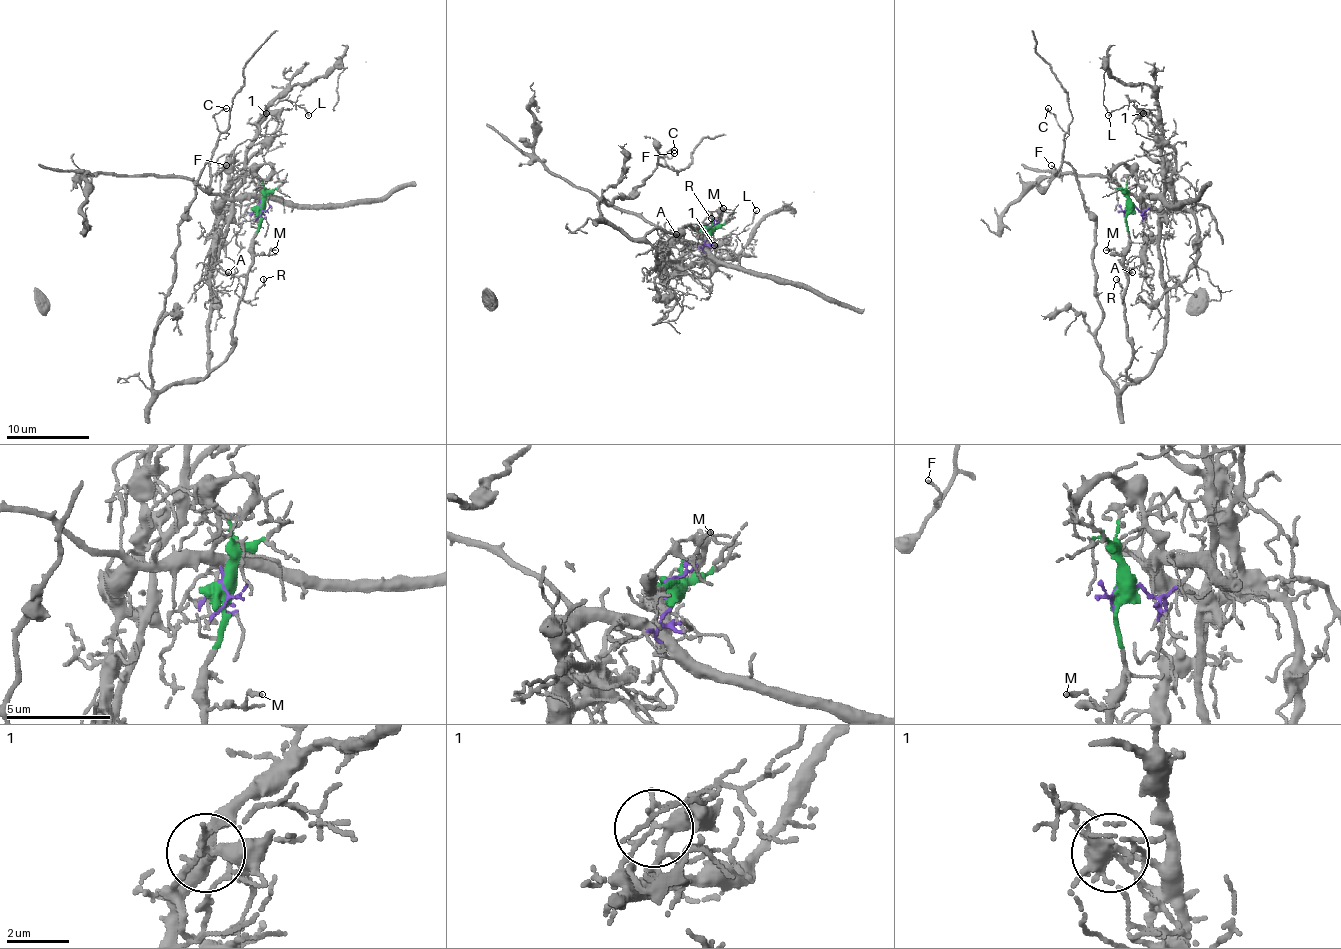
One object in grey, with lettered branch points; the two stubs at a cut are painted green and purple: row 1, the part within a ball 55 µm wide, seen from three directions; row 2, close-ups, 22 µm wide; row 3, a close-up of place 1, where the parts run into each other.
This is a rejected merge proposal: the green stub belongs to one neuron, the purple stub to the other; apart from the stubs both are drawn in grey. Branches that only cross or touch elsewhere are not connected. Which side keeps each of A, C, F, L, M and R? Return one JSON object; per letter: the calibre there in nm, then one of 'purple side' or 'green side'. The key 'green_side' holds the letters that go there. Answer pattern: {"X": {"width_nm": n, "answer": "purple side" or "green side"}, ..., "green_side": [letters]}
{"A": {"width_nm": 120, "answer": "purple side"}, "C": {"width_nm": 130, "answer": "green side"}, "F": {"width_nm": 90, "answer": "green side"}, "L": {"width_nm": 110, "answer": "purple side"}, "M": {"width_nm": 220, "answer": "green side"}, "R": {"width_nm": 150, "answer": "green side"}, "green_side": ["C", "F", "M", "R"]}

